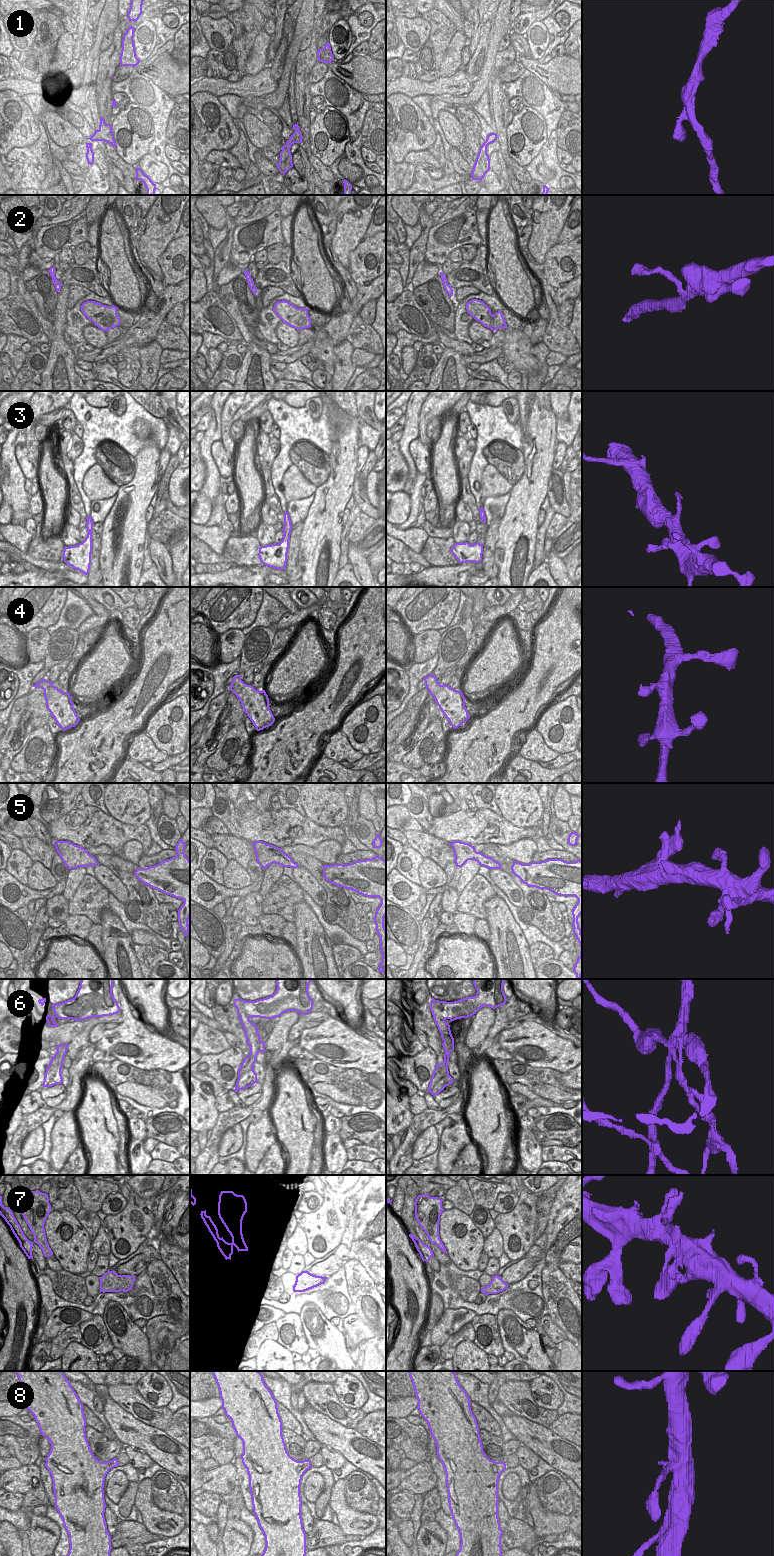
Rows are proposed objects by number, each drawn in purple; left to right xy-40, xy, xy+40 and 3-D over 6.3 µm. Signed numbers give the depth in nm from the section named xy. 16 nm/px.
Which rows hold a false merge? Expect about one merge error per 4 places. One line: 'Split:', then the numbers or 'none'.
Split: 3, 6, 7

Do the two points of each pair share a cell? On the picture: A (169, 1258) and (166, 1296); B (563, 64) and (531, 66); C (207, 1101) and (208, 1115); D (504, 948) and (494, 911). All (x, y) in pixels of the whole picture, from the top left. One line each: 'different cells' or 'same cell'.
A: different cells
B: same cell
C: same cell
D: same cell

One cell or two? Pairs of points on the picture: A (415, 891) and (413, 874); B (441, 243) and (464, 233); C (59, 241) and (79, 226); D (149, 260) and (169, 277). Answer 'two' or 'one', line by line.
A: two
B: one
C: one
D: two

